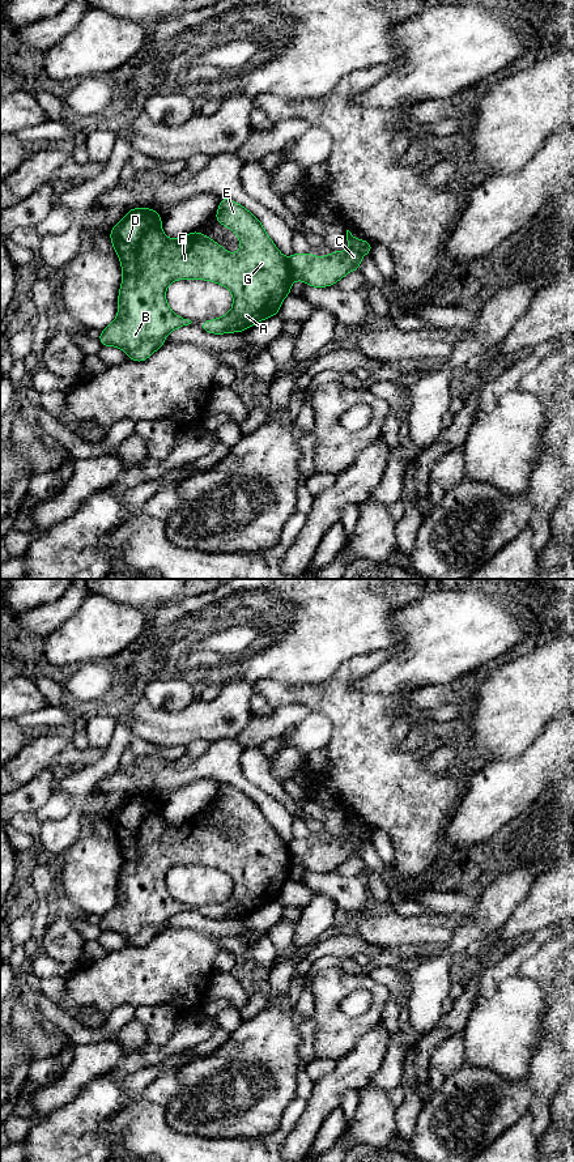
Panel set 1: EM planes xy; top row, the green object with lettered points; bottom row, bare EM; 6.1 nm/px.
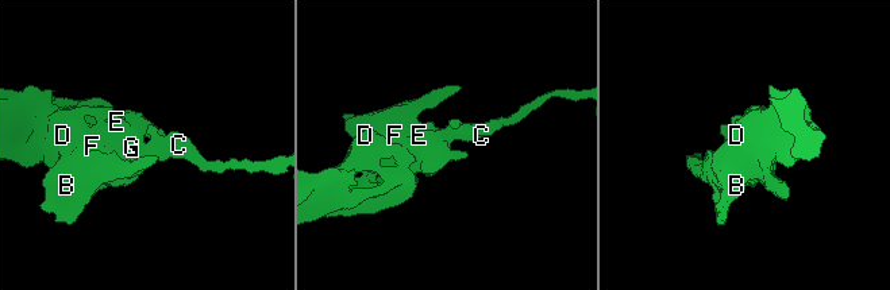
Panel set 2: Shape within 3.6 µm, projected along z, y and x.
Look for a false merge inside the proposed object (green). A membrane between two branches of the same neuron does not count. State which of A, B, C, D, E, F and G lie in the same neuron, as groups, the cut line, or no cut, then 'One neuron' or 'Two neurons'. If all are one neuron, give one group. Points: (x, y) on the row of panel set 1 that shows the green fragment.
Groups: A B D E F G / C. Split along xy (286, 259), (292, 281). Two neurons

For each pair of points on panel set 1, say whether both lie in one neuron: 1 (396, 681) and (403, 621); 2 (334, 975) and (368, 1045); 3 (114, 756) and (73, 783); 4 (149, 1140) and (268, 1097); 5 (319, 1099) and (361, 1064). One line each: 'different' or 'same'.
1: same
2: different
3: same
4: different
5: same

